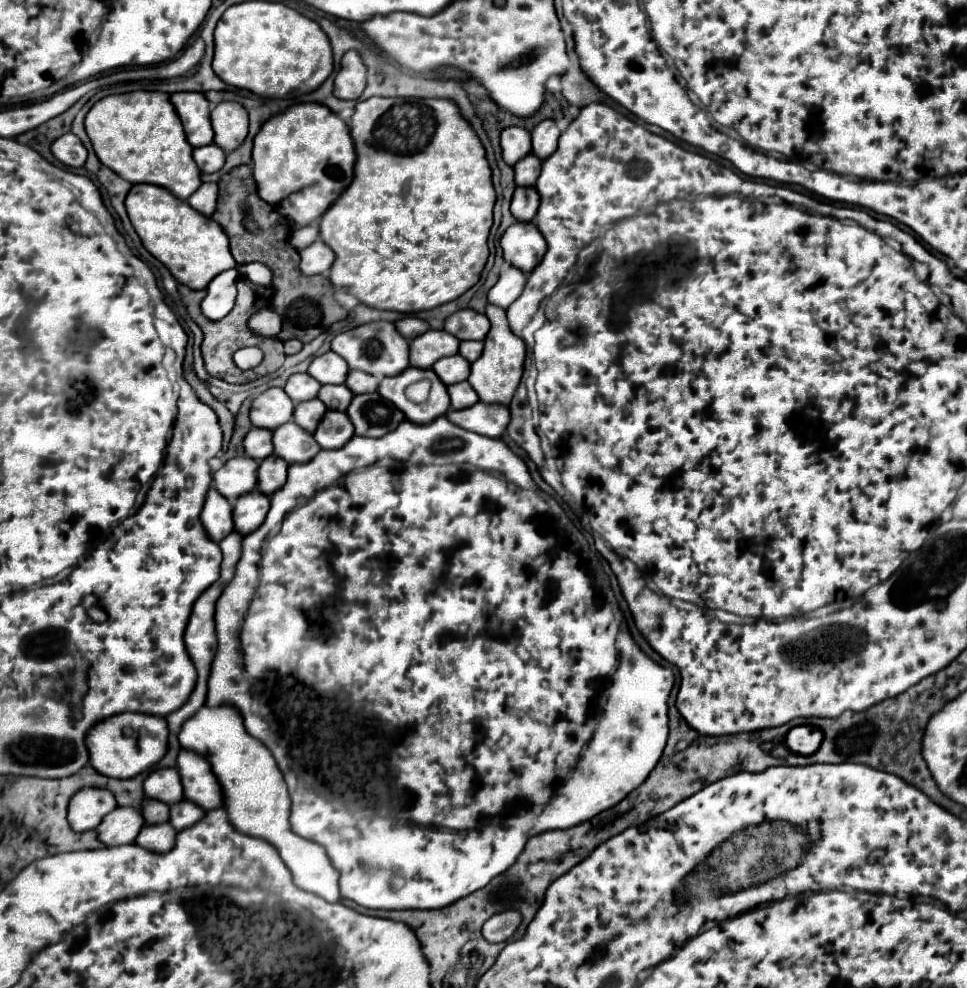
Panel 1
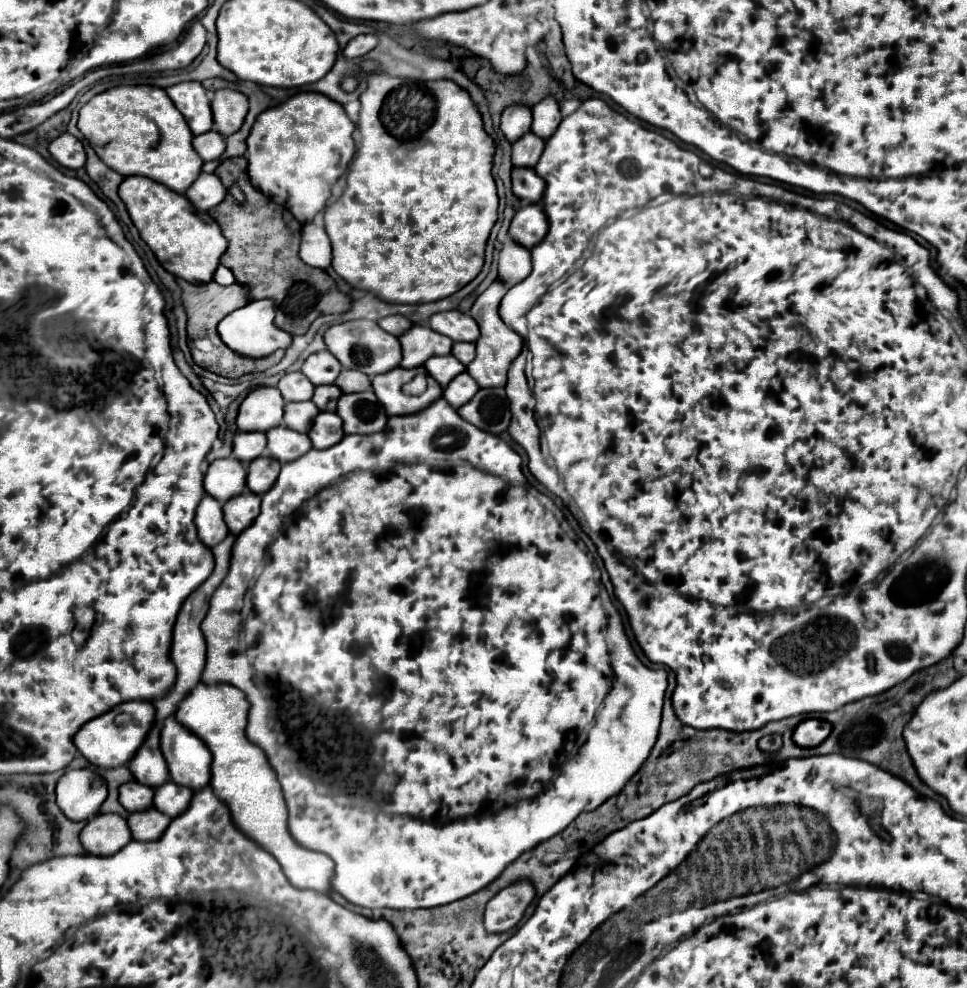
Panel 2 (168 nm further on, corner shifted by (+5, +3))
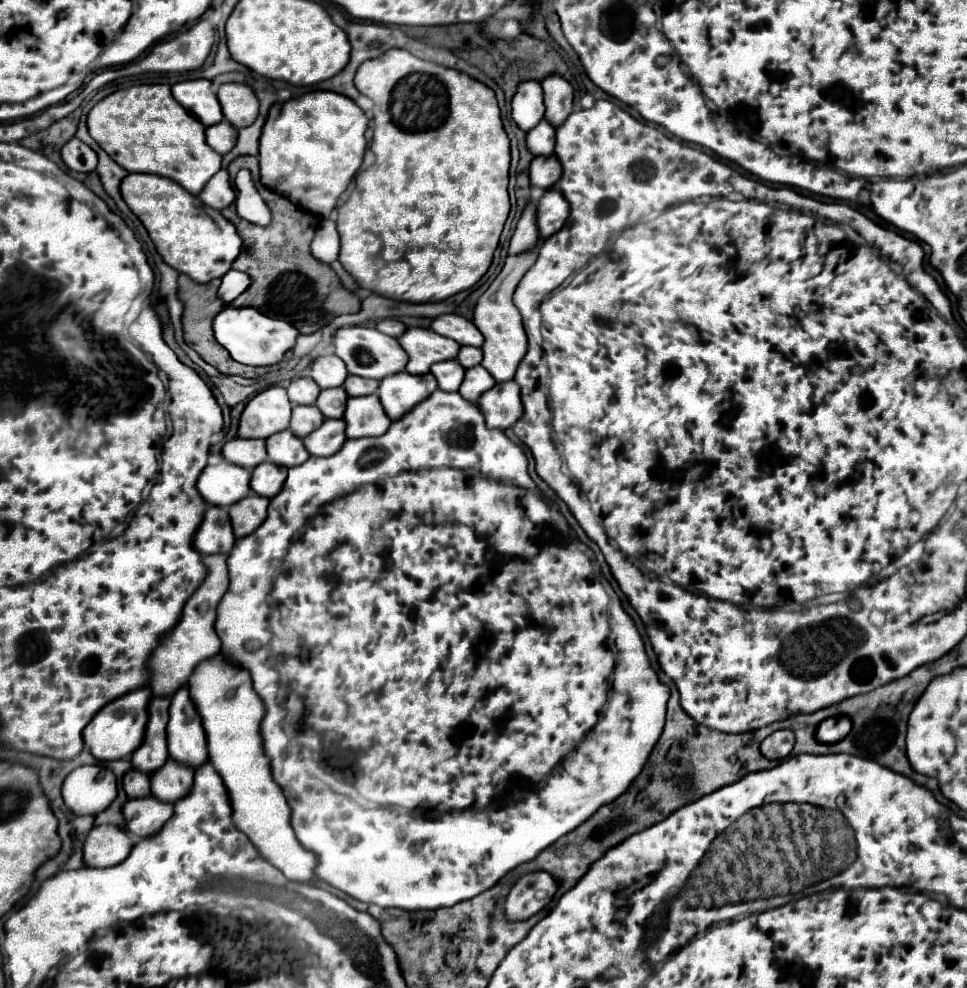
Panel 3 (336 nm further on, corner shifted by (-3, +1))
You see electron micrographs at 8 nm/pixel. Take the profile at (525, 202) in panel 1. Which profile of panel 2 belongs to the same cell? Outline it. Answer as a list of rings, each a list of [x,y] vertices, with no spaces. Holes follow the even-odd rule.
[[[513,168],[513,194],[531,204],[539,202],[545,190],[545,180],[535,168]]]

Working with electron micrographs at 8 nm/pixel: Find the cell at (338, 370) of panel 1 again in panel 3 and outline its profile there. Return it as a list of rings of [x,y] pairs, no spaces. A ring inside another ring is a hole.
[[[325,354],[313,362],[311,378],[321,388],[337,388],[337,386],[343,386],[343,380],[347,378],[347,370],[339,356]]]

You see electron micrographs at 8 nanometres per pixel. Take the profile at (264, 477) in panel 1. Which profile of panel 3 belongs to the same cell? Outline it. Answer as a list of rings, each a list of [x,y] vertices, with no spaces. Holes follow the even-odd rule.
[[[263,462],[253,470],[251,476],[251,488],[265,498],[273,498],[275,494],[279,494],[279,490],[283,488],[283,482],[287,478],[287,468],[271,464],[271,462]]]

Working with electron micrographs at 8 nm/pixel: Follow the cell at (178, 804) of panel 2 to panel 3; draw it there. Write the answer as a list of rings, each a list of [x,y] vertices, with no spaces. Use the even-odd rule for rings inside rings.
[[[169,760],[151,776],[151,794],[167,804],[185,798],[193,788],[193,770]]]

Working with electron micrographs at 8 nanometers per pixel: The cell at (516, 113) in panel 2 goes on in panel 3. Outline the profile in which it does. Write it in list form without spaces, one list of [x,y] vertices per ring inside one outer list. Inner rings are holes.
[[[535,80],[521,82],[517,88],[517,94],[513,96],[511,108],[513,108],[511,116],[523,132],[529,132],[531,128],[535,128],[535,124],[539,124],[539,120],[543,120],[545,116],[541,84]]]

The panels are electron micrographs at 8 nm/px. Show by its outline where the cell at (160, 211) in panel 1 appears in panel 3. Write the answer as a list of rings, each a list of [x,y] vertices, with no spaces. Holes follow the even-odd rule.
[[[127,174],[121,184],[121,194],[147,228],[157,252],[171,268],[191,276],[199,284],[223,278],[231,270],[231,262],[241,252],[241,238],[221,212],[207,208],[179,184],[155,174]]]

